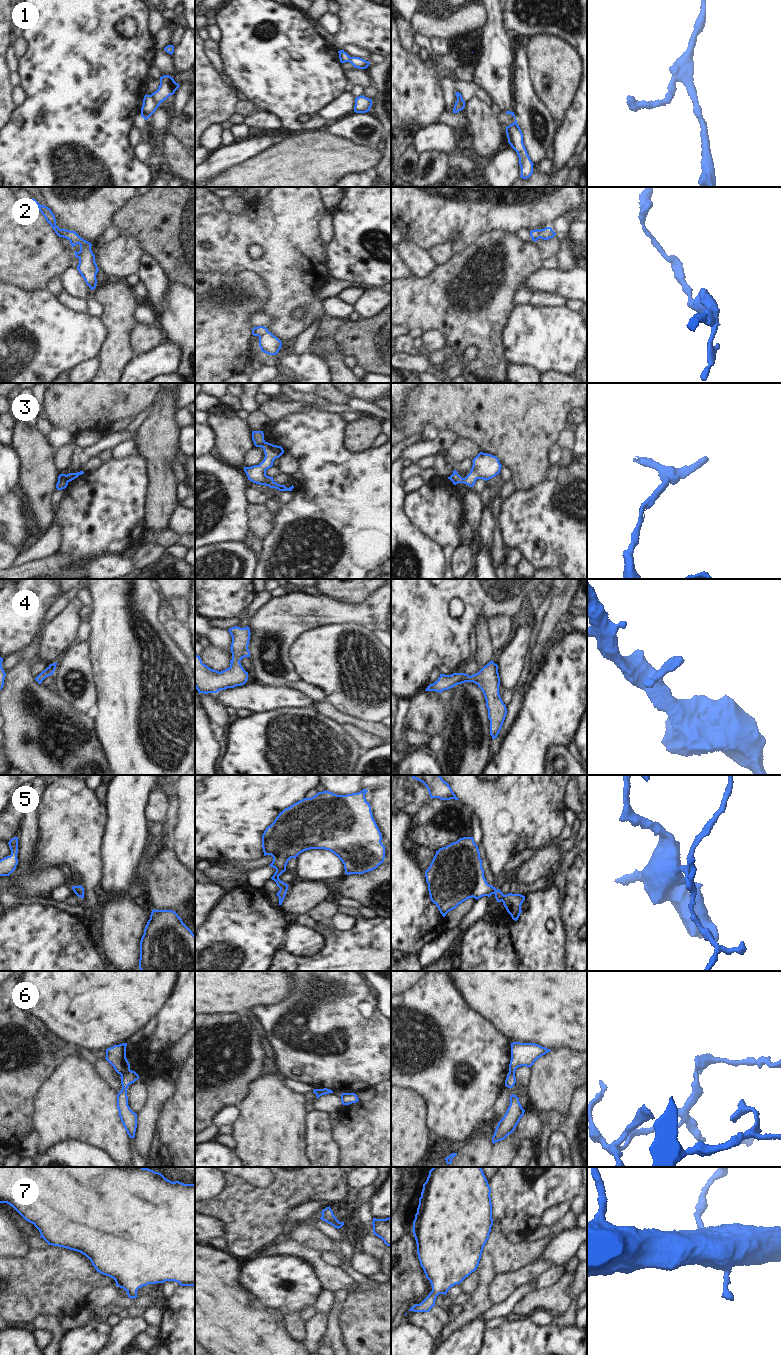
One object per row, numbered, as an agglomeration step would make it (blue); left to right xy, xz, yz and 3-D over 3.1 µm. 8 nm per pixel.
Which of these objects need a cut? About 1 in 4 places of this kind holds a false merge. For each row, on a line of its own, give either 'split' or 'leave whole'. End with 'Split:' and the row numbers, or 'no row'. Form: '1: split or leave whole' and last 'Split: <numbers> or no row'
1: split
2: leave whole
3: split
4: leave whole
5: leave whole
6: split
7: leave whole
Split: 1, 3, 6

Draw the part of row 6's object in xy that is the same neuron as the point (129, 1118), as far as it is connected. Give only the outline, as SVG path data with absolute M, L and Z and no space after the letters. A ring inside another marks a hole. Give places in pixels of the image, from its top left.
M132 1070L121 1074L122 1089L117 1094L117 1108L119 1111L119 1117L127 1134L130 1138L135 1138L135 1132L137 1128L137 1114L133 1112L128 1105L127 1088L130 1084L139 1079L139 1075Z

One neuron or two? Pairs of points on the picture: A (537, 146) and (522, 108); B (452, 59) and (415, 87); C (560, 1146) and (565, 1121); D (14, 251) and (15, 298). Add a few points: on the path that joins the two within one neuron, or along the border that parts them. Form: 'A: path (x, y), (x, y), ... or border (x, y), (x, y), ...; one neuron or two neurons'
A: path (531, 137), (528, 117); one neuron
B: path (443, 67), (433, 70), (424, 78); one neuron
C: border (554, 1132), (560, 1132), (566, 1138), (571, 1156); two neurons
D: border (10, 284), (28, 291), (38, 290); two neurons

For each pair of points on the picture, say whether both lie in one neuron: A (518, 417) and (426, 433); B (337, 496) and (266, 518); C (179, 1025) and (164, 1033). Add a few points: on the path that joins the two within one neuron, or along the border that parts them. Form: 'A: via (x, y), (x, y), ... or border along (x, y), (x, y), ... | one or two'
A: border along (439, 429), (434, 424), (427, 424), (419, 433) | two
B: border along (276, 515), (276, 525), (266, 537) | two
C: via (175, 1025), (168, 1030) | one

